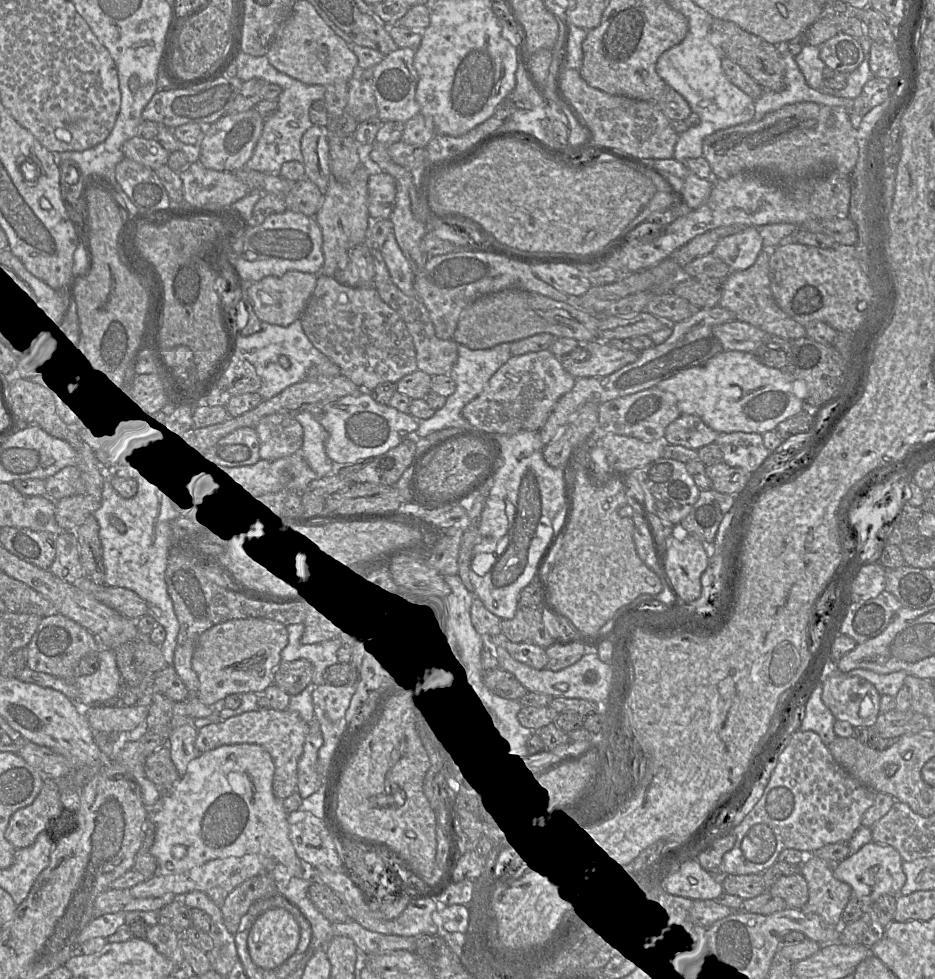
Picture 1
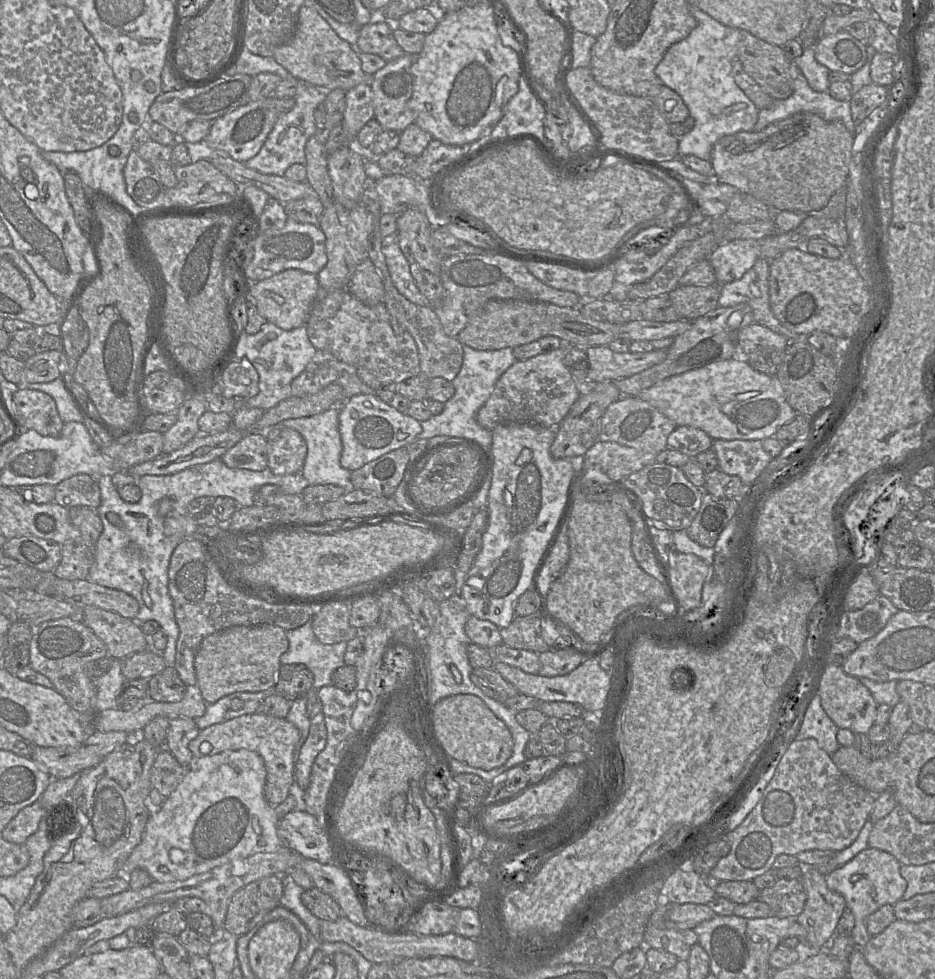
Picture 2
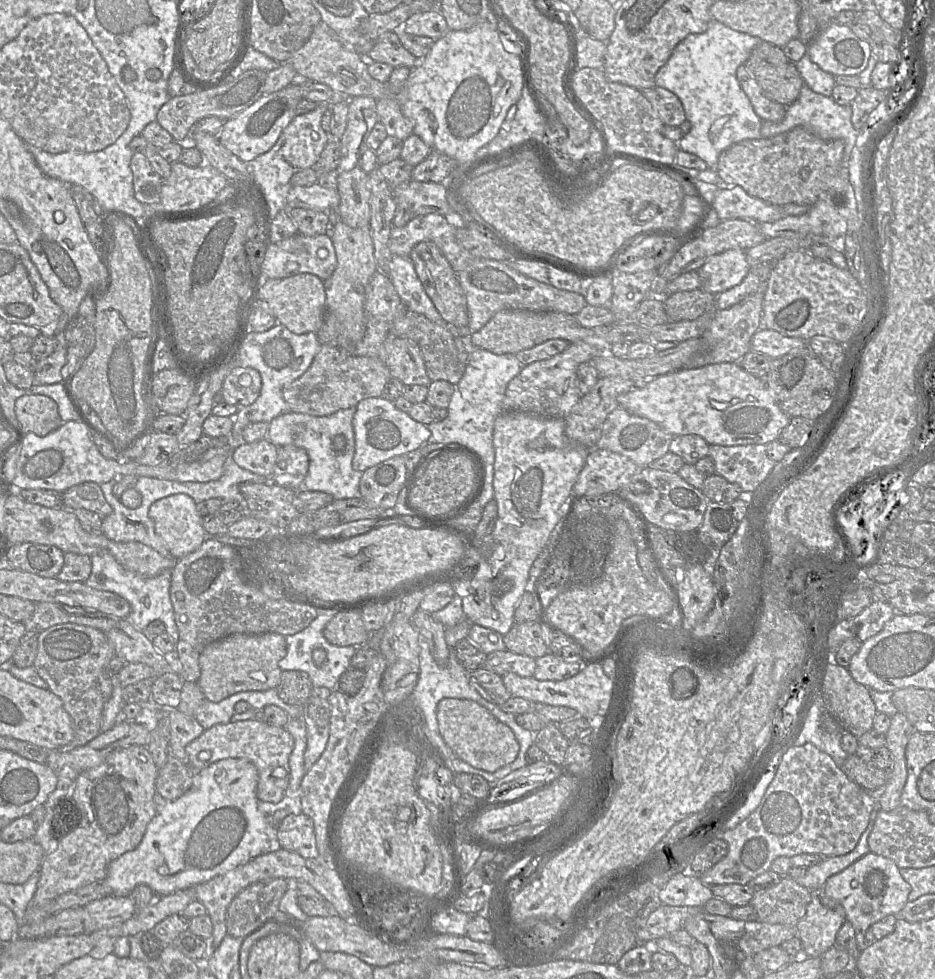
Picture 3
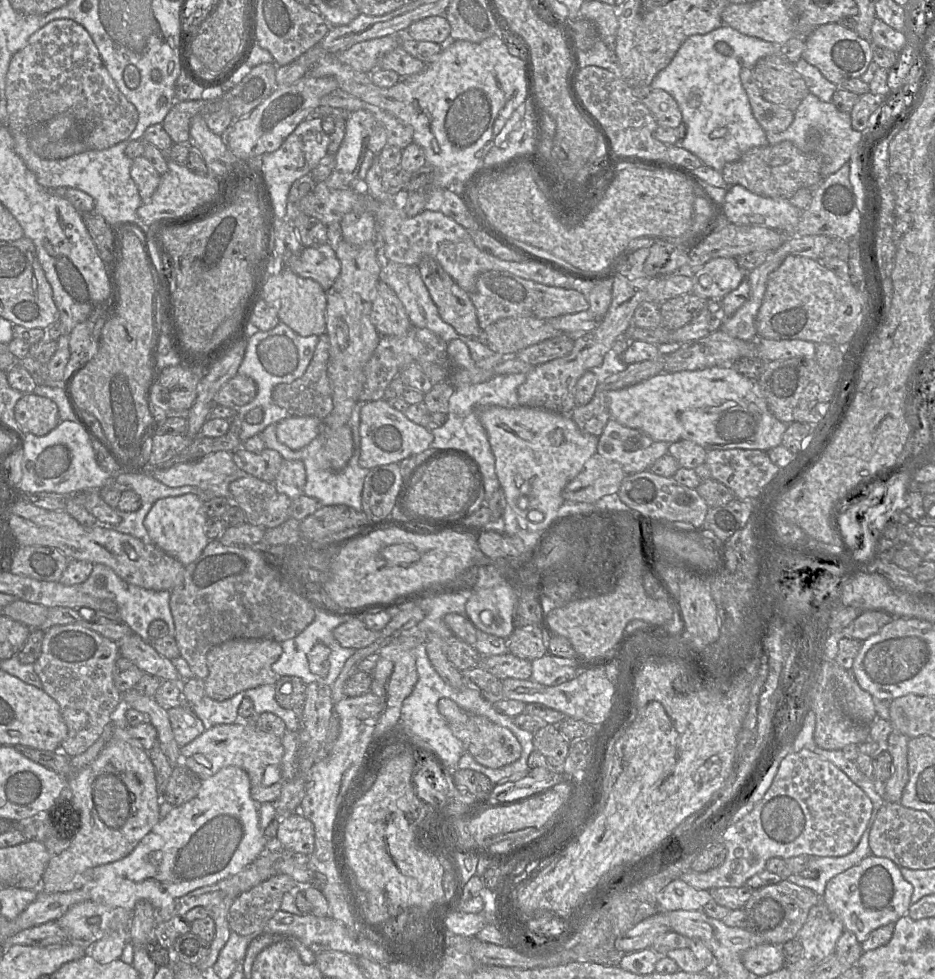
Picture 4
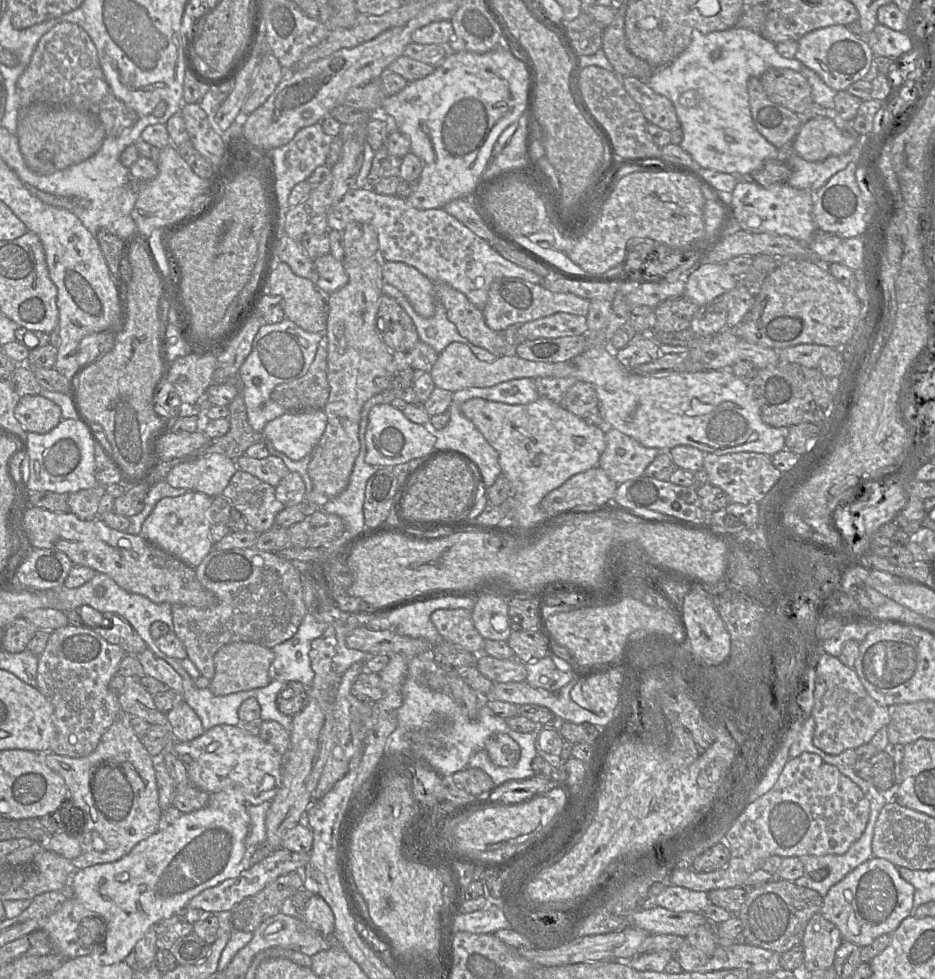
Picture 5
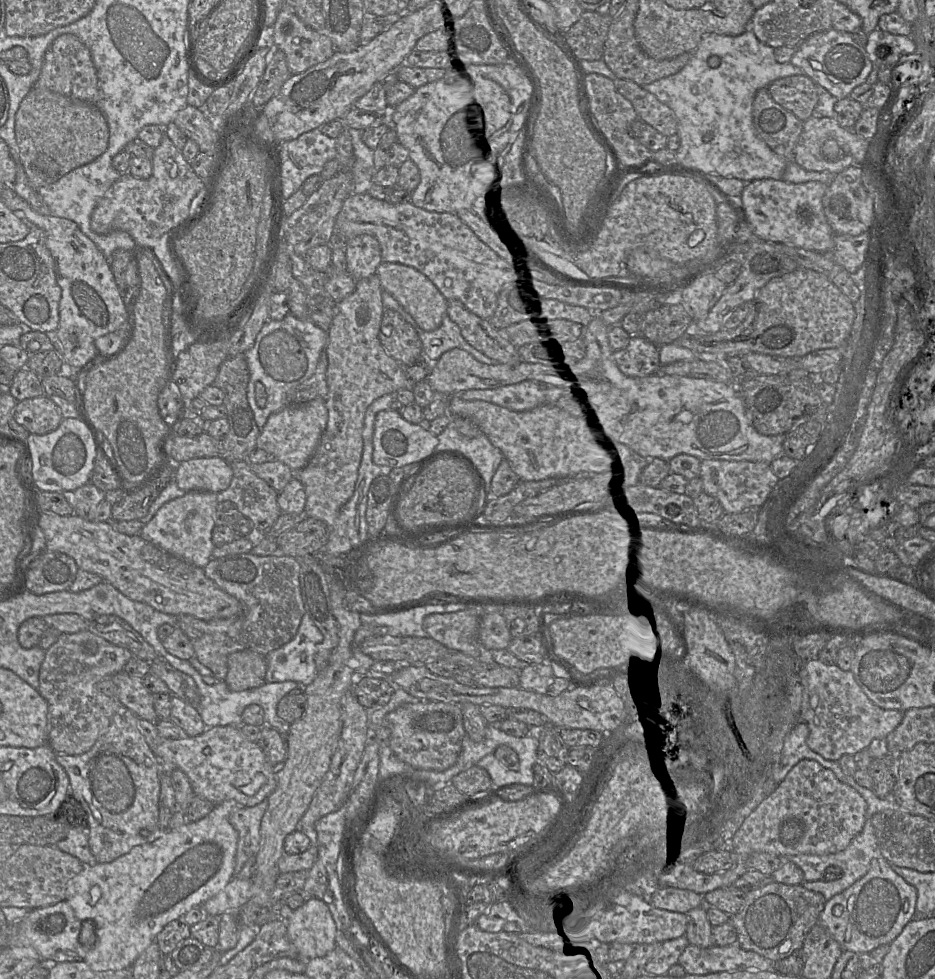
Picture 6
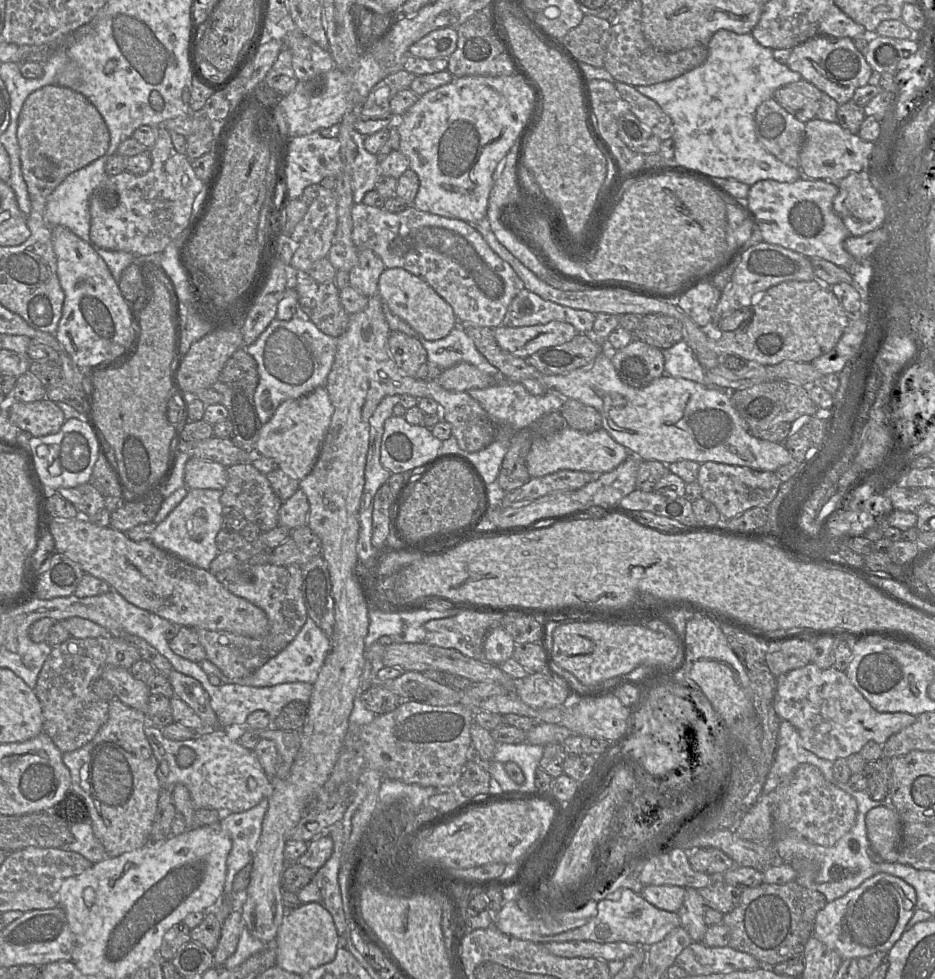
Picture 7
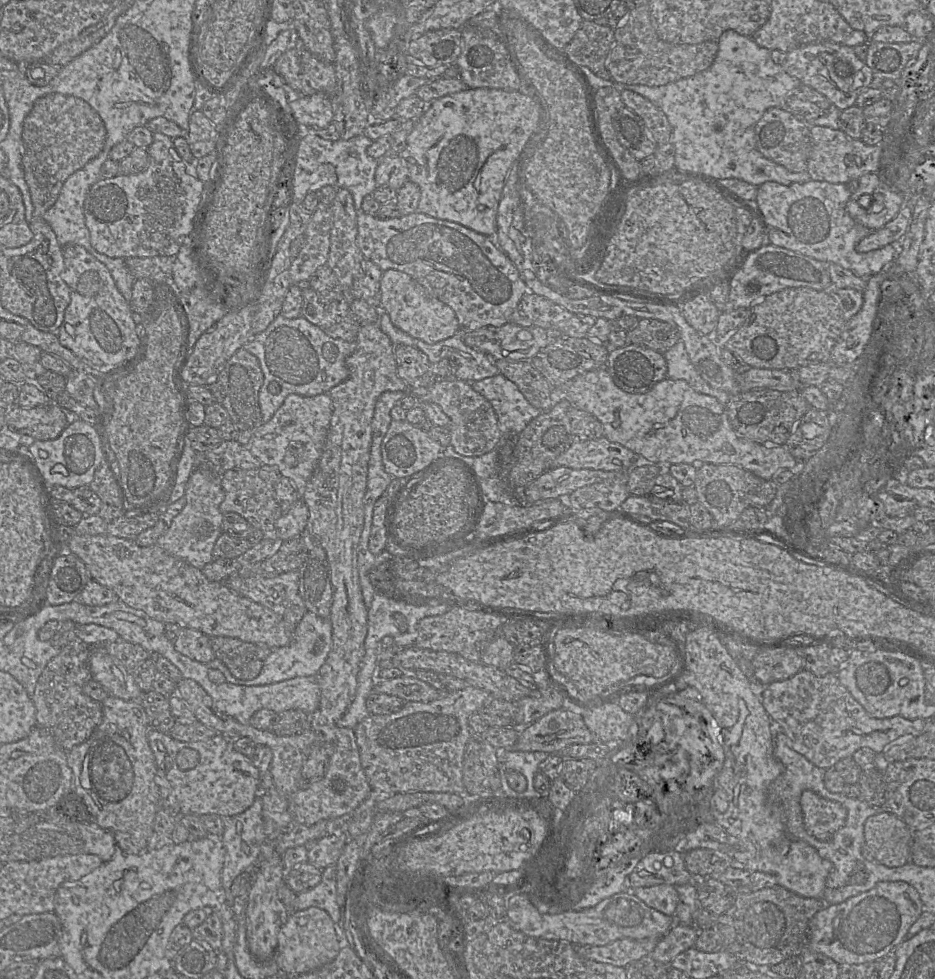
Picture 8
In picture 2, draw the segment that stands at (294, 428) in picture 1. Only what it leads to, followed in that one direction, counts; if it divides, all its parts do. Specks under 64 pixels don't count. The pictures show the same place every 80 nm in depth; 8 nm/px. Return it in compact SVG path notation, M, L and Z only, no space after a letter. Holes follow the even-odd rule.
M270 426L268 443L268 468L276 475L288 475L302 468L307 455L307 445L302 435L294 429Z

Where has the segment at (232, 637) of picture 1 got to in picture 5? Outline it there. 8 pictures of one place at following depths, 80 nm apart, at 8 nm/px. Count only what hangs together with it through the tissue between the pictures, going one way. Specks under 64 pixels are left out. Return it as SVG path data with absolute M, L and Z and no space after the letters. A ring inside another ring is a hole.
M233 642L223 646L214 656L215 674L209 689L215 696L226 696L267 686L269 668L274 660L272 649L252 642Z

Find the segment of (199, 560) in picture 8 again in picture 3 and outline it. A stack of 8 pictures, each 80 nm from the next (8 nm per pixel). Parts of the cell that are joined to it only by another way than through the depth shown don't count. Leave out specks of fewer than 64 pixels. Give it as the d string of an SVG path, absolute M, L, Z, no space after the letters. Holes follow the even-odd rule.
M179 493L161 498L149 508L156 533L175 559L194 552L208 537L196 505L189 495Z

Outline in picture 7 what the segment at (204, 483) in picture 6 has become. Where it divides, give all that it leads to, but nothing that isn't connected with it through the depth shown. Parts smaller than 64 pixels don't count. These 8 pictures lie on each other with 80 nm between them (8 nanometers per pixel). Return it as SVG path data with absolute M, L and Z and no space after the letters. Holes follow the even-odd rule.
M190 458L185 467L185 487L222 491L228 483L227 468L217 462Z

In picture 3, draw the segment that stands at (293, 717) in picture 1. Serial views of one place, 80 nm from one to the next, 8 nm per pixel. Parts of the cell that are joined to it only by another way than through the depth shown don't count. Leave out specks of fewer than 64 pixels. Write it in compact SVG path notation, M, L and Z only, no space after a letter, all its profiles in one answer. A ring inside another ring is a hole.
M254 718L215 724L205 729L185 747L187 764L193 770L200 770L225 758L246 758L250 760L258 771L256 788L258 800L270 802L274 805L284 803L289 782L289 755L292 749L293 738L284 727L273 726L264 720Z

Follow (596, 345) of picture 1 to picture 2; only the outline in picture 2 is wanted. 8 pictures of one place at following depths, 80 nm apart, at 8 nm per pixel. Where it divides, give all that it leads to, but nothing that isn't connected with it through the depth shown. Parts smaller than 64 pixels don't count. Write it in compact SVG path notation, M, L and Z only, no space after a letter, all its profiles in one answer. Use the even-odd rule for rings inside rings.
M608 346L586 348L589 360L588 383L617 381L638 374L667 357L667 350L653 350L646 353L618 353Z

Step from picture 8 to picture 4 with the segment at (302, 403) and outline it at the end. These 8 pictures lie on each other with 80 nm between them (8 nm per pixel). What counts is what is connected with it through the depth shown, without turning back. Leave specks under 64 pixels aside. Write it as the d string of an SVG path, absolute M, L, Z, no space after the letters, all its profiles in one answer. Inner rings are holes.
M289 416L276 424L277 438L291 450L300 450L318 436L322 421L312 416Z

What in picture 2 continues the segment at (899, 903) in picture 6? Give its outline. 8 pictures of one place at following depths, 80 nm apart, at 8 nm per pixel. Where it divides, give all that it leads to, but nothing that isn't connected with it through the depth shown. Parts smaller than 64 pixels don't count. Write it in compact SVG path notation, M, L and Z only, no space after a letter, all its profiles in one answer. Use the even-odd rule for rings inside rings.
M868 847L845 865L826 875L828 888L844 897L846 907L854 915L852 938L856 947L862 949L871 939L866 928L867 917L883 905L895 905L902 899L907 889L907 882L900 873L900 867L901 863L892 854Z

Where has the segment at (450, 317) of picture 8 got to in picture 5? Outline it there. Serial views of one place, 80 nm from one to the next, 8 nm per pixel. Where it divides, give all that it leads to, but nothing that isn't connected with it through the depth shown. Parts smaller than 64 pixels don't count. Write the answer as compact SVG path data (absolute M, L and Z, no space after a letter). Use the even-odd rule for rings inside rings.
M383 262L382 276L385 283L404 294L420 316L430 318L434 315L438 300L434 282L419 270L402 262Z

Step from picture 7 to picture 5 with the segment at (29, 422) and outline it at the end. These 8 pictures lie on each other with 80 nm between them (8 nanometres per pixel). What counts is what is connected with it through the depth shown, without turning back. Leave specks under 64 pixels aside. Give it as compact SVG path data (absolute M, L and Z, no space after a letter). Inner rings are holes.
M42 395L22 396L14 410L26 432L46 434L62 421L61 408Z

